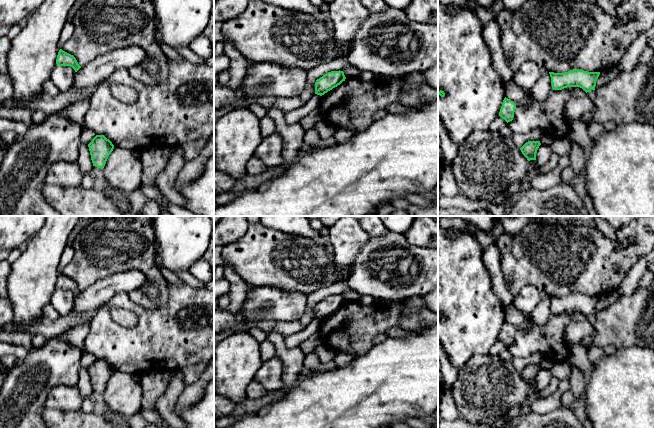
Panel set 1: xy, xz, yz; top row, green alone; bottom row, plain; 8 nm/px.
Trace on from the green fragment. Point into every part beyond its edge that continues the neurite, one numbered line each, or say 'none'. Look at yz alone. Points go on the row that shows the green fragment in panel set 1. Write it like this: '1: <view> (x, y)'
none

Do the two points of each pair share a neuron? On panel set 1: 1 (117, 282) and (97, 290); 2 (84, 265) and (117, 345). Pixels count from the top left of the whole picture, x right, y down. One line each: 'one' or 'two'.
1: one
2: two

